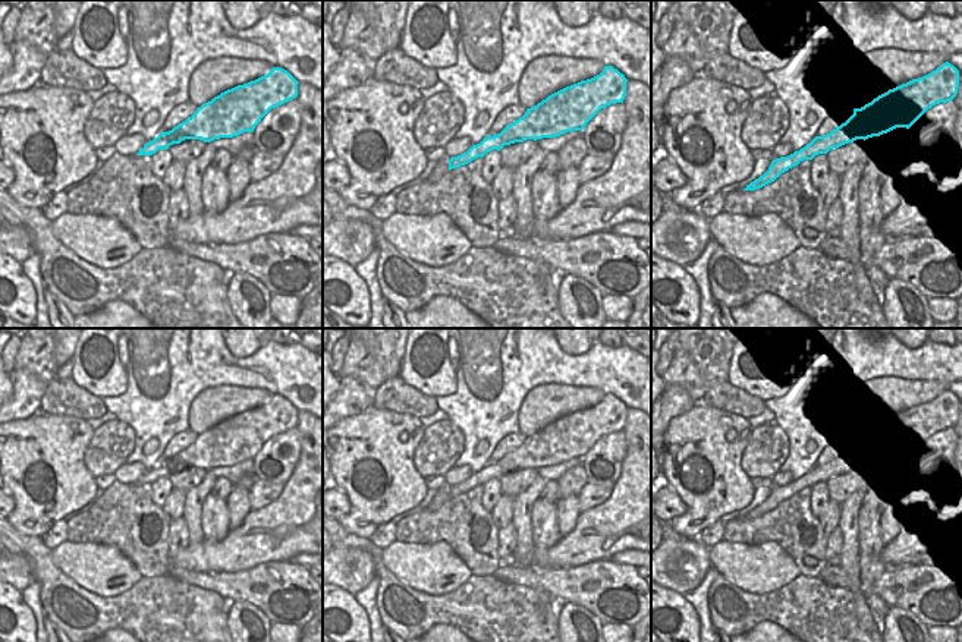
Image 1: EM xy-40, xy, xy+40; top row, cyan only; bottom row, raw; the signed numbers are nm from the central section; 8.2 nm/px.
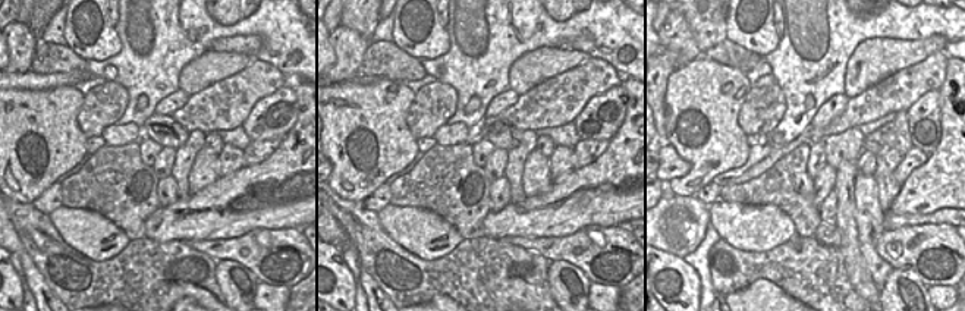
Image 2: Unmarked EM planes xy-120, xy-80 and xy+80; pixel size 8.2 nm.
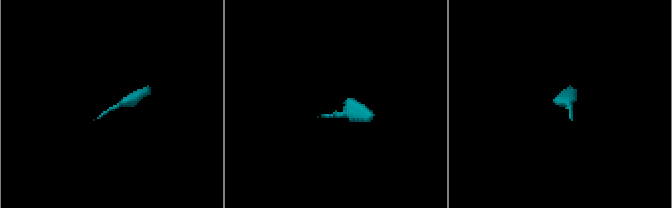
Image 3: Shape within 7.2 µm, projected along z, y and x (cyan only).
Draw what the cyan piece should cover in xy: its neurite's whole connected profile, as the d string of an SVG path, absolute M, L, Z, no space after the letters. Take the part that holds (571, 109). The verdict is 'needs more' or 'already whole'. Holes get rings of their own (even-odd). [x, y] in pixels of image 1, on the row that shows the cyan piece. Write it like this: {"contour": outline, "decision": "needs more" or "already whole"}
{"contour": "M604 66L600 75L548 95L537 106L526 108L522 117L507 125L500 133L488 135L466 152L452 157L449 170L465 166L478 157L482 158L493 150L500 151L504 145L582 130L601 108L623 103L626 82L628 79L617 69Z", "decision": "already whole"}

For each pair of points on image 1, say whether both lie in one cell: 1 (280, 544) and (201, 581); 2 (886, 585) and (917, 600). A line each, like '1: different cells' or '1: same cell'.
1: different cells
2: same cell

